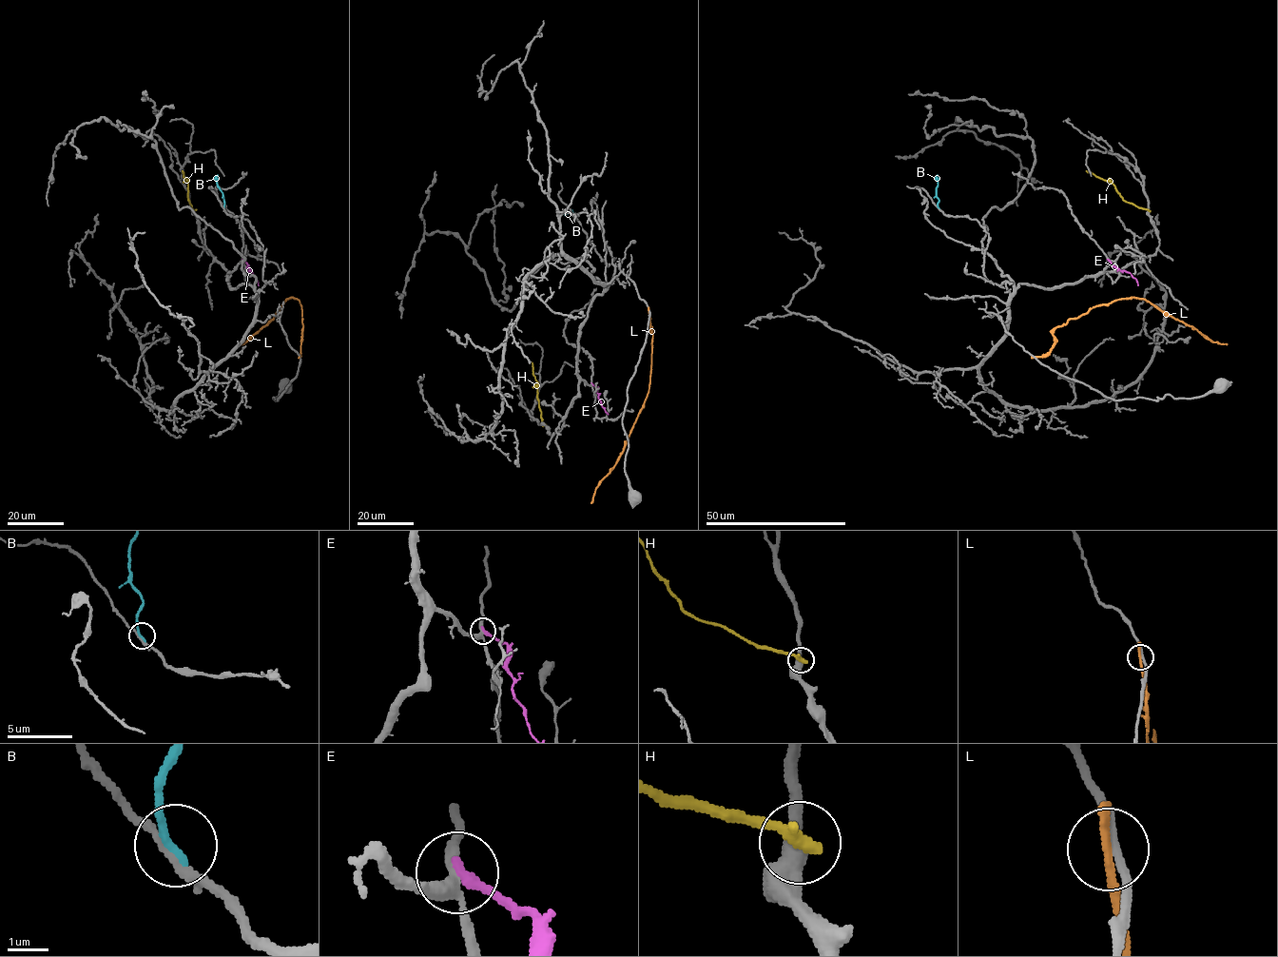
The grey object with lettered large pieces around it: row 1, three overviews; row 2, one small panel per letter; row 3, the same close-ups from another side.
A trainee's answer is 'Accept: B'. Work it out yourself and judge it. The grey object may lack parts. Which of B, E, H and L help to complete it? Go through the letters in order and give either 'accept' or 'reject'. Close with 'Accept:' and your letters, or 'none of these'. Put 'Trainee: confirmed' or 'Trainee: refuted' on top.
Trainee: confirmed
B: accept
E: reject
H: reject
L: reject
Accept: B

